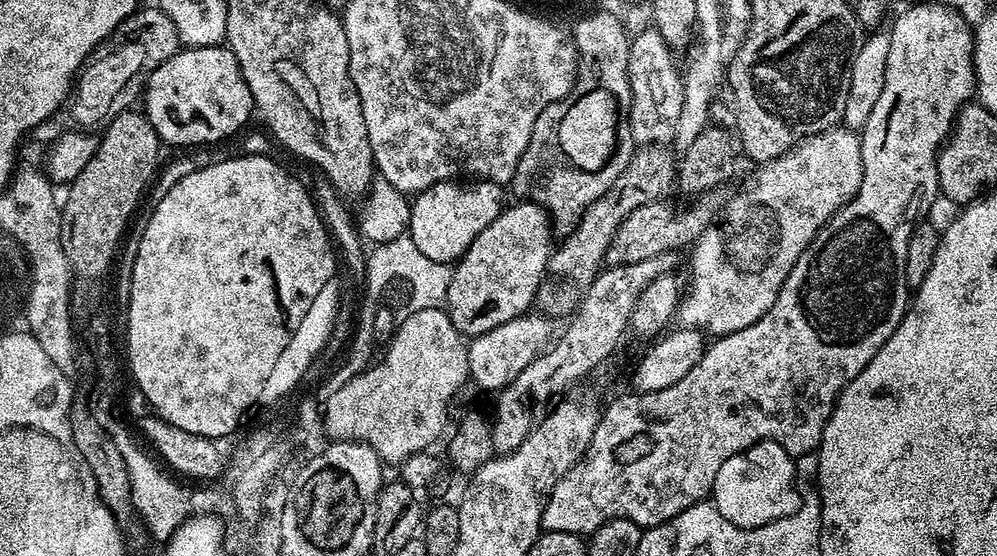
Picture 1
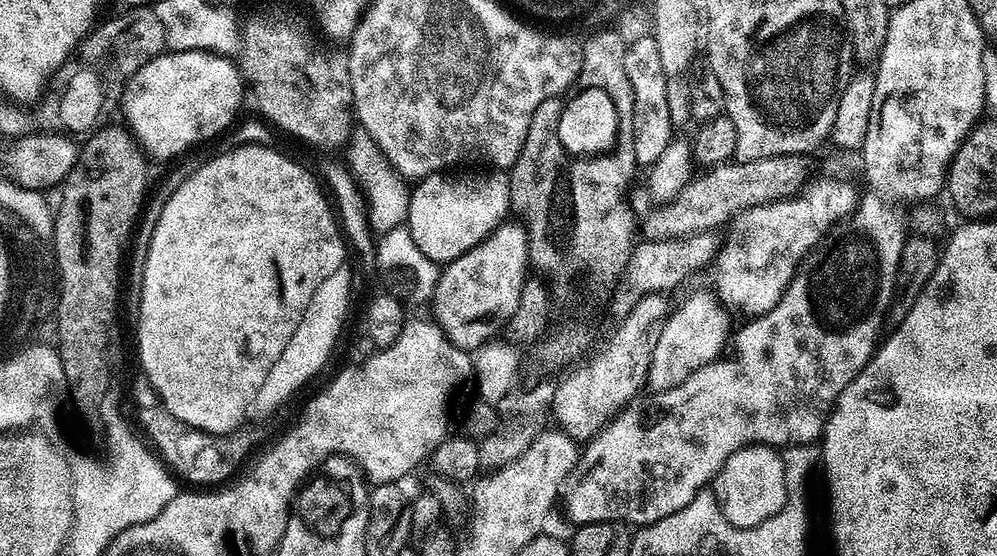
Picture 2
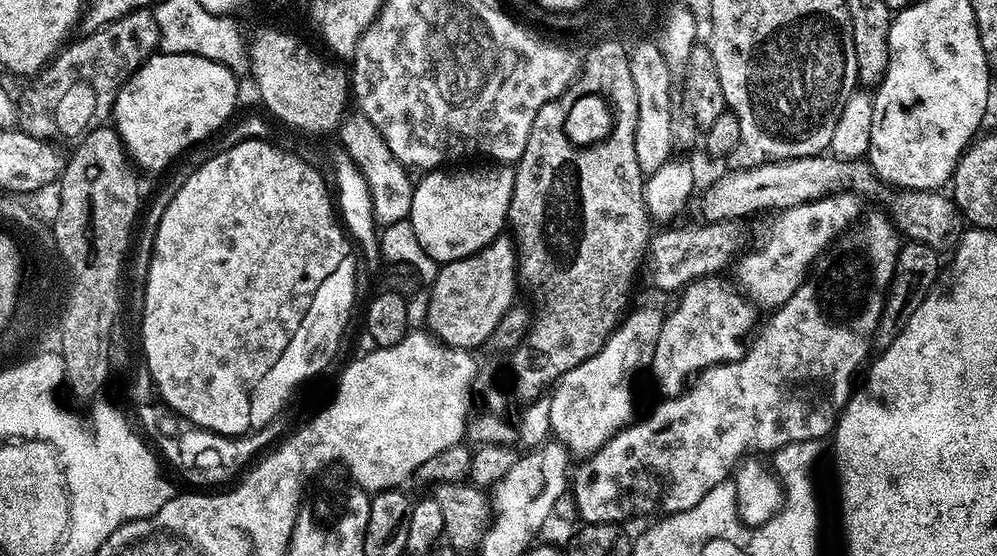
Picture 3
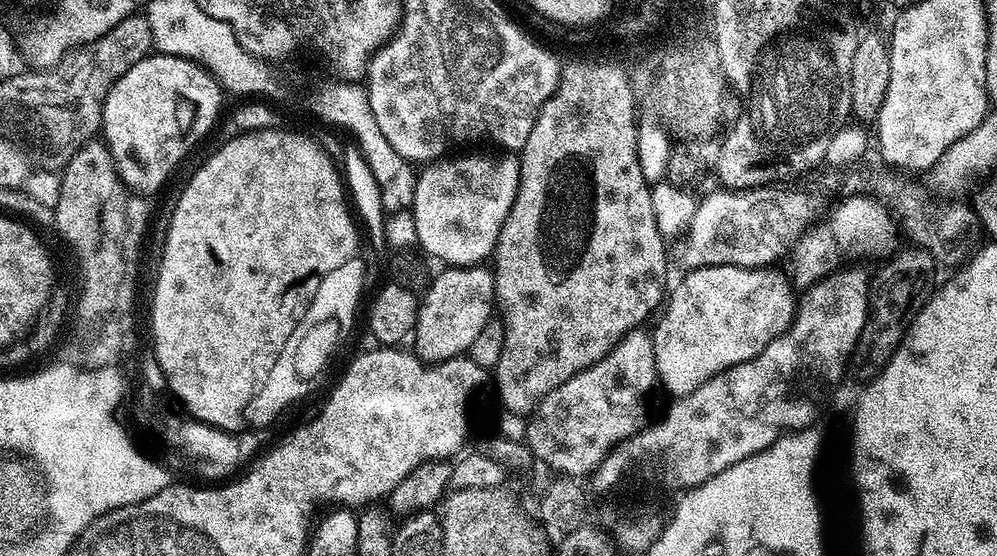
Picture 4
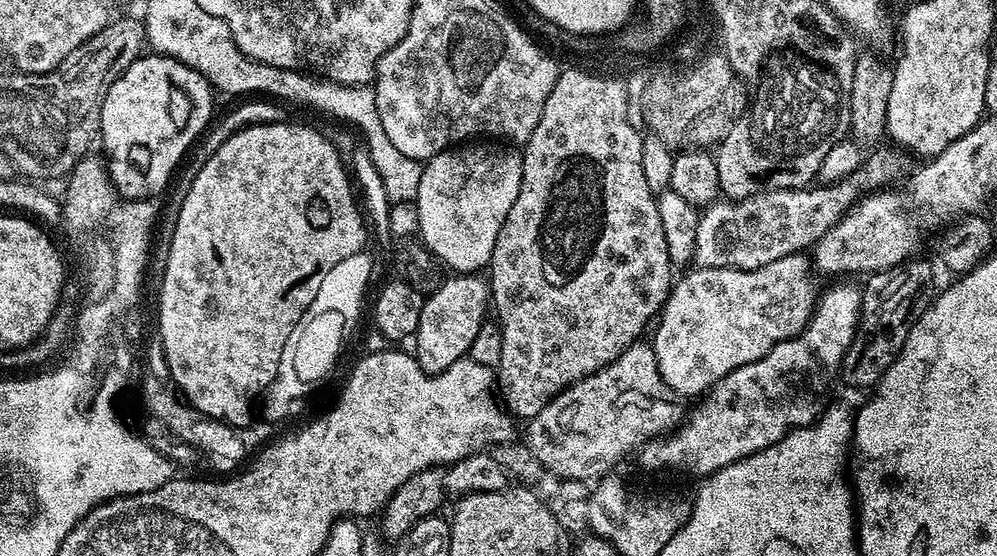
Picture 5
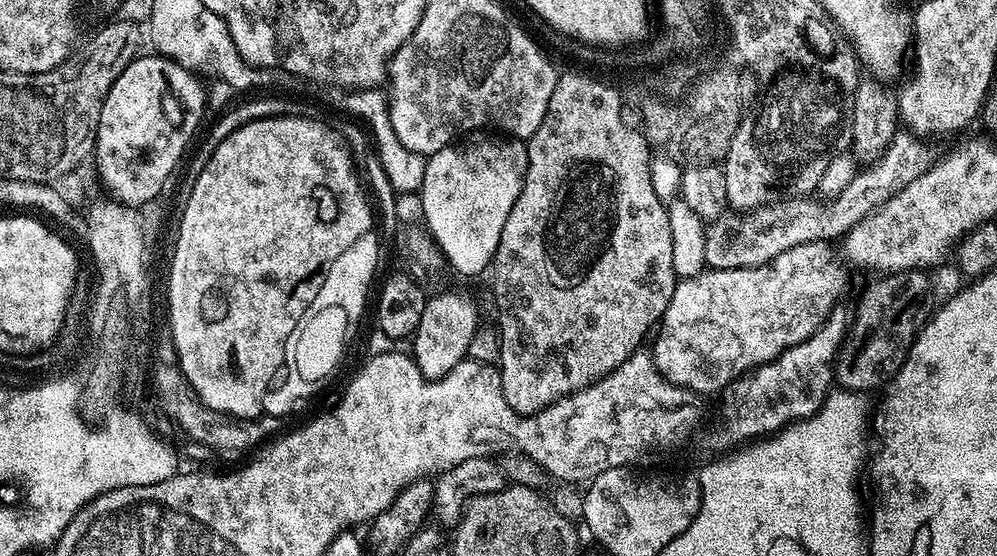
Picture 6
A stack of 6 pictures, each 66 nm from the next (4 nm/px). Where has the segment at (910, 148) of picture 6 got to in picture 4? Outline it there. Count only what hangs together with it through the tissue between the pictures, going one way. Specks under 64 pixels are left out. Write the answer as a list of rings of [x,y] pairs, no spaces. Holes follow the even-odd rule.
[[[763,189],[753,190],[719,190],[720,192],[712,192],[705,200],[701,199],[697,203],[694,210],[694,218],[690,218],[690,226],[685,230],[683,236],[675,237],[670,244],[670,260],[673,265],[680,267],[681,273],[693,272],[699,268],[706,266],[738,266],[739,268],[762,268],[774,264],[774,260],[778,259],[780,255],[789,251],[790,245],[795,241],[796,237],[800,235],[802,229],[813,219],[812,204],[803,196],[802,193],[796,192],[793,196],[787,196],[784,192],[764,192]]]

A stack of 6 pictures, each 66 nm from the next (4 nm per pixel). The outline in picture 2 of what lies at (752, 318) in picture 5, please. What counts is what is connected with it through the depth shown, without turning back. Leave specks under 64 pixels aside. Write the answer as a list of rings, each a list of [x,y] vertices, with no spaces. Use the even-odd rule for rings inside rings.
[[[711,291],[696,292],[693,296],[686,297],[681,302],[680,309],[677,312],[675,309],[660,325],[658,346],[654,346],[654,358],[650,358],[647,387],[653,392],[670,390],[686,382],[686,378],[690,378],[694,370],[721,359],[725,351],[724,343],[727,340],[729,343],[730,340],[728,319],[730,318],[724,306],[716,300]]]

